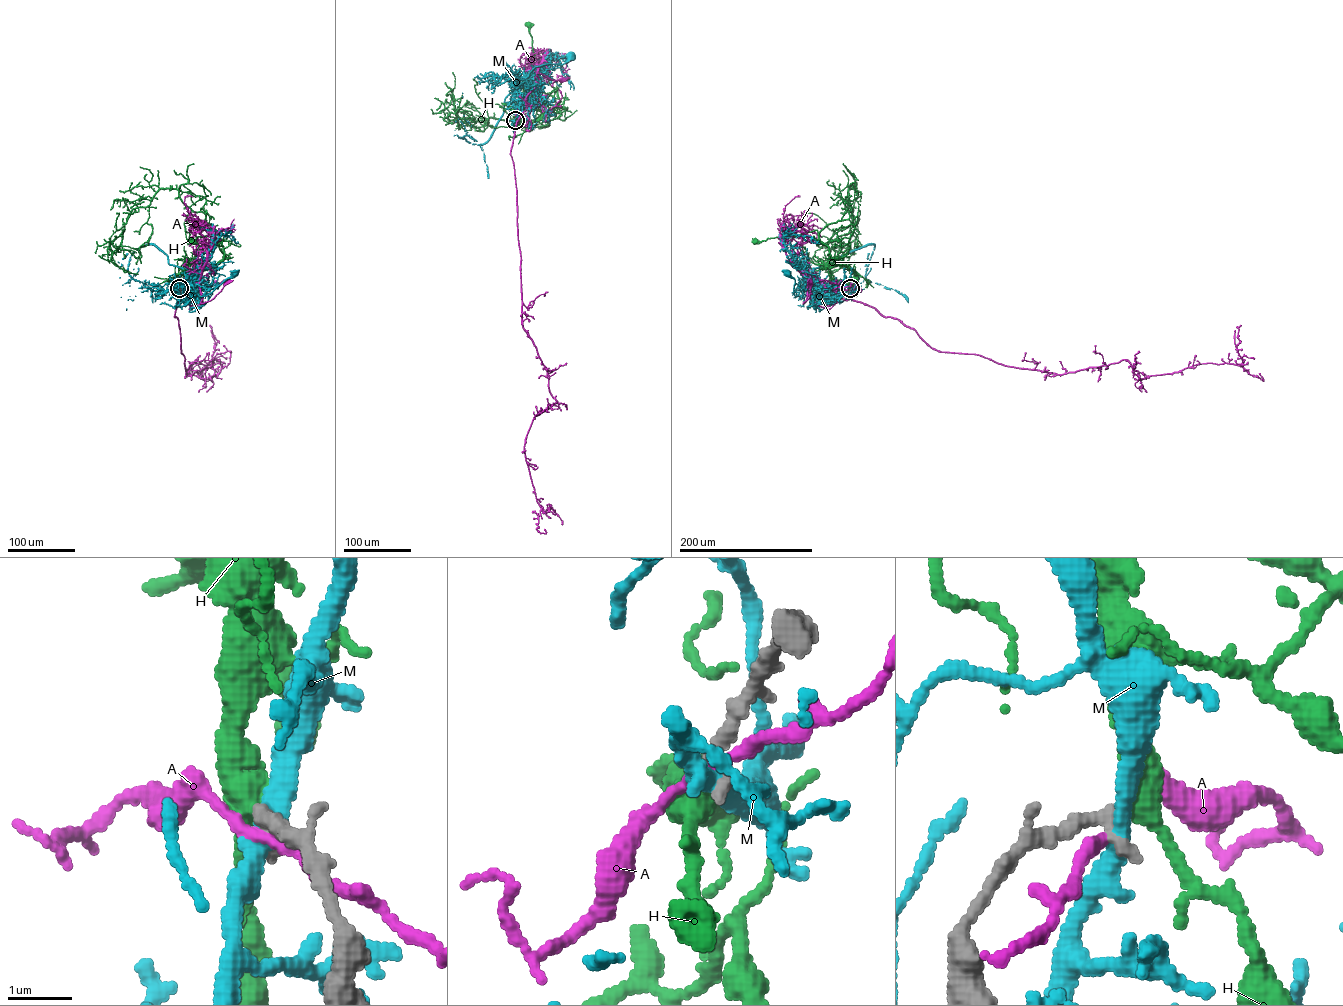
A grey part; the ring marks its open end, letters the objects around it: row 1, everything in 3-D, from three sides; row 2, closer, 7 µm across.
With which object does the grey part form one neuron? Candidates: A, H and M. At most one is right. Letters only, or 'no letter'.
H

